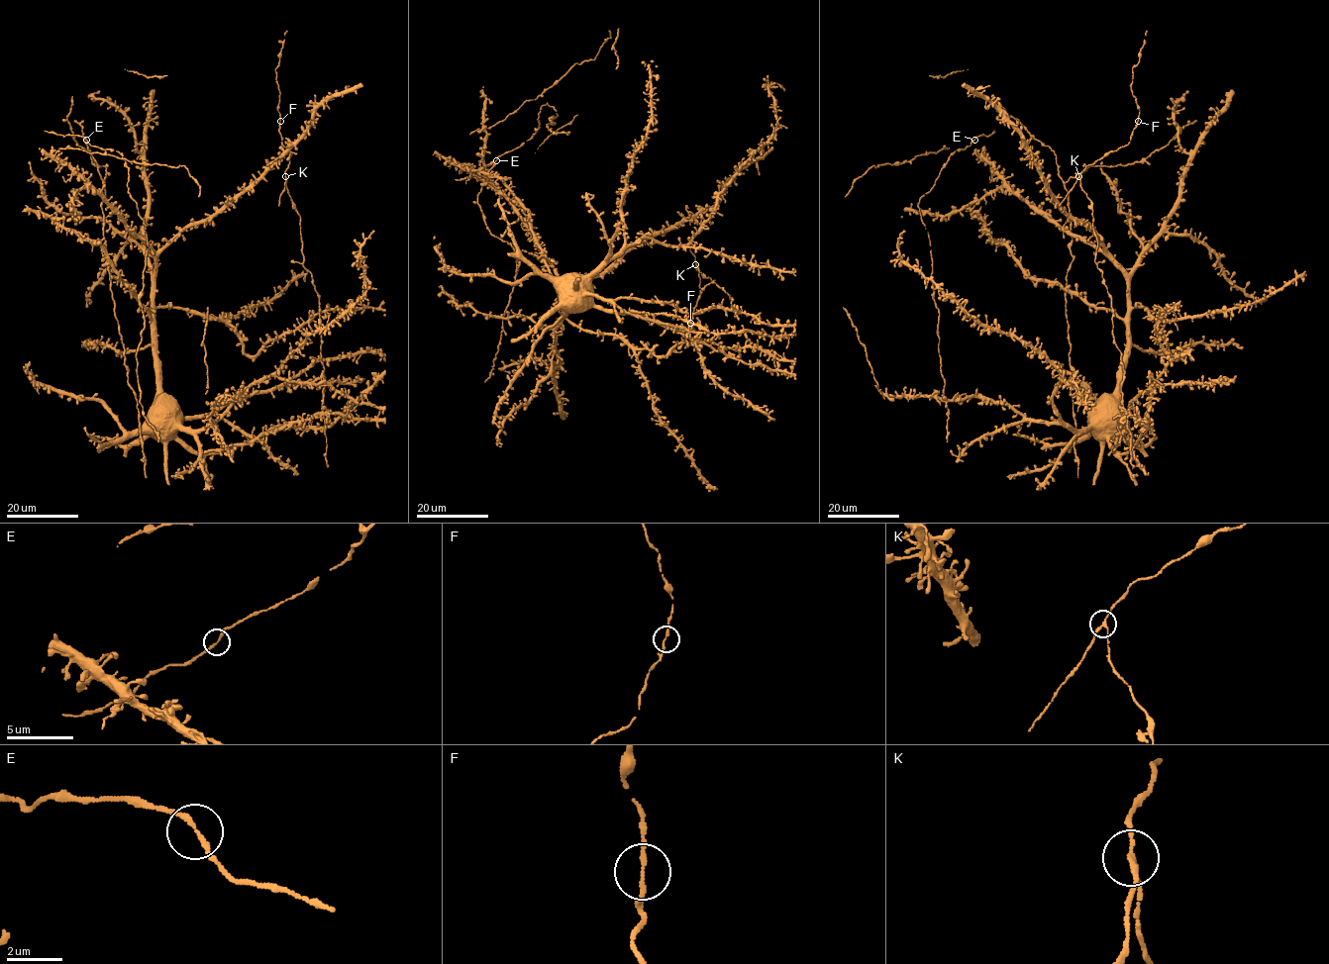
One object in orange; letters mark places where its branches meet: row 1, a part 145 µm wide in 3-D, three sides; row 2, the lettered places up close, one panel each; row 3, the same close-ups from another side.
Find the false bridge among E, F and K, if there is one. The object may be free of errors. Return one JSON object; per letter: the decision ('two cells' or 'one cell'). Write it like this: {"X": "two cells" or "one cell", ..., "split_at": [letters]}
{"E": "one cell", "F": "one cell", "K": "two cells", "split_at": ["K"]}

